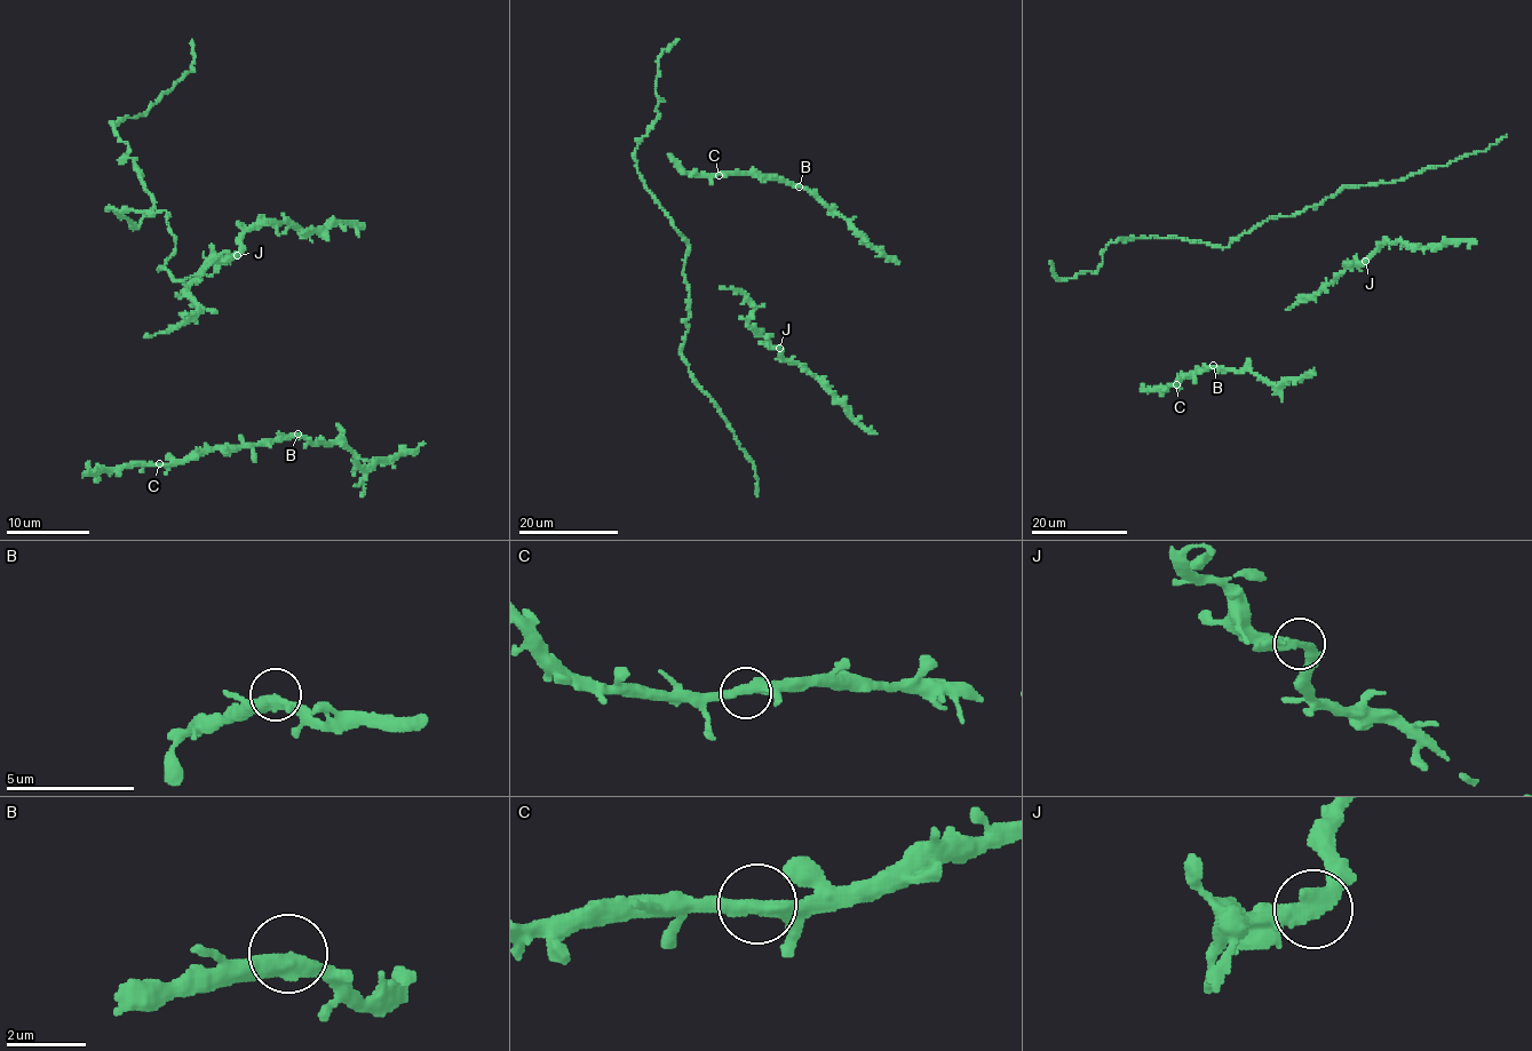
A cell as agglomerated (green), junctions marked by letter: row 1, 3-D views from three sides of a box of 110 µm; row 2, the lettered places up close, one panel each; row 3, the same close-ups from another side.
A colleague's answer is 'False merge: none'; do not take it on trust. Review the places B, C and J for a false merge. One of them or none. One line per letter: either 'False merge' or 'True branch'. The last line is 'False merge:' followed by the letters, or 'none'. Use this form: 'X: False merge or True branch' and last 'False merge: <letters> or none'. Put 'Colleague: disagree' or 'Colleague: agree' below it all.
B: True branch
C: True branch
J: True branch
False merge: none
Colleague: agree

